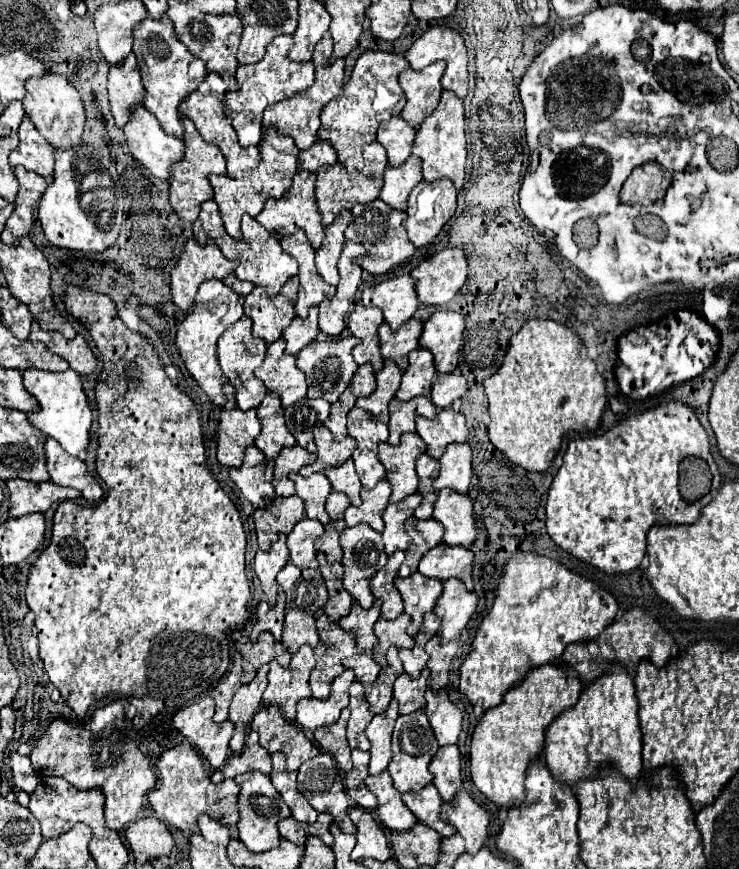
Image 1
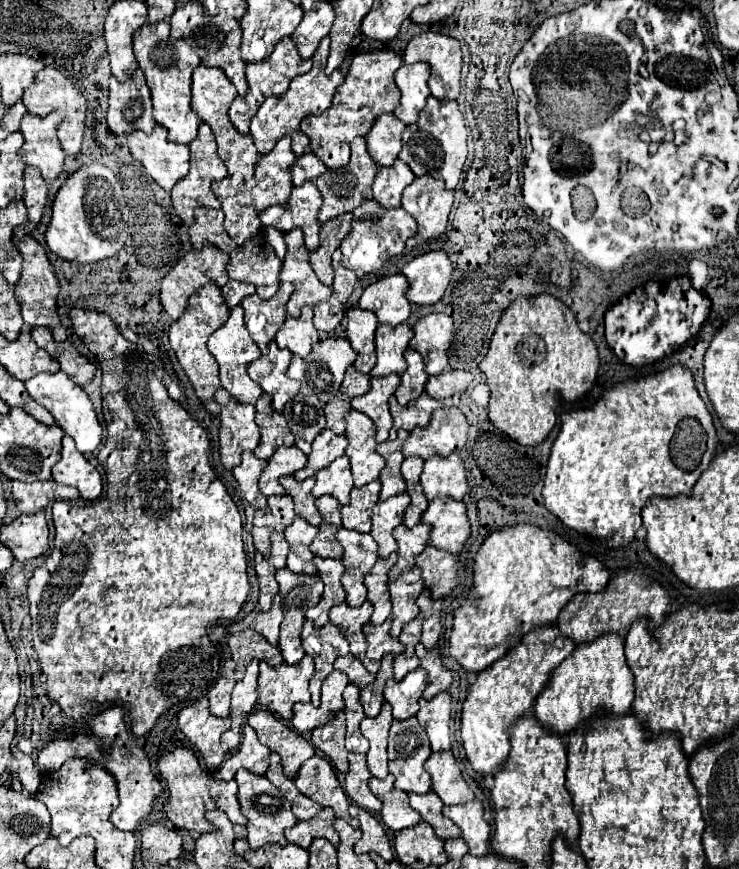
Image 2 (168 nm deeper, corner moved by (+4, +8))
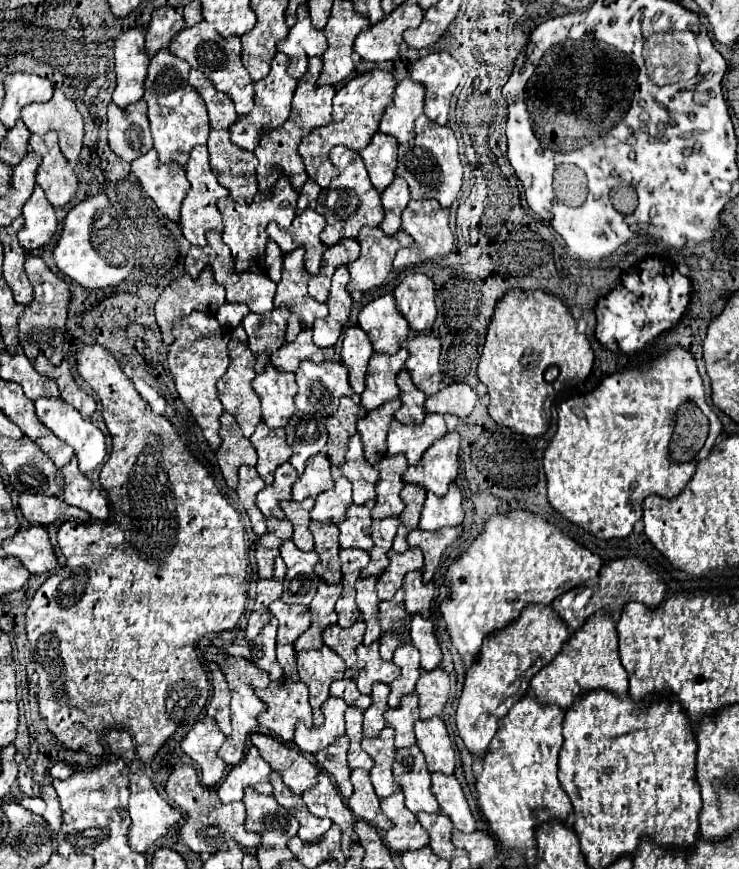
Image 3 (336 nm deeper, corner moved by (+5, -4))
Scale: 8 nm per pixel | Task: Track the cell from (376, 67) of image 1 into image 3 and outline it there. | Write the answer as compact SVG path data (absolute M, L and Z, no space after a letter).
M374 68L374 70L366 72L366 74L360 74L360 76L352 78L346 86L342 86L336 92L332 122L328 126L316 128L308 136L304 136L304 140L300 142L300 148L298 148L298 152L302 156L302 162L306 166L308 178L312 182L326 188L334 180L336 166L330 162L330 150L336 144L344 144L346 148L352 148L352 150L362 150L362 148L368 146L374 132L378 132L380 118L384 116L386 108L392 104L394 88L396 88L394 76L390 72L386 72L386 70Z

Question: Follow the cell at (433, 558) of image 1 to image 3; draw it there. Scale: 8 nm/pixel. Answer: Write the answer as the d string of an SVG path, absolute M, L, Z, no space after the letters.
M422 570L410 572L404 578L404 592L406 592L406 610L410 614L420 614L424 618L430 618L430 606L436 598L436 584L422 580Z

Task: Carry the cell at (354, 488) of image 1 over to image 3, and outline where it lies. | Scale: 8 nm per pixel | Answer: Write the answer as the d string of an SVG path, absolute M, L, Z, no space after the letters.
M340 476L334 482L332 490L316 496L316 504L310 510L310 516L312 520L318 520L318 522L332 520L338 524L340 520L344 520L350 504L352 504L352 484L348 484L348 478Z

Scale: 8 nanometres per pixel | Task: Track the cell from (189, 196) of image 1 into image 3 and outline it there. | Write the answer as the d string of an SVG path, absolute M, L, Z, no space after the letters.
M196 146L190 152L190 160L186 164L186 178L190 182L190 192L186 194L182 202L182 214L180 214L180 228L186 240L194 246L206 246L206 232L208 230L218 230L222 232L222 216L216 208L216 200L222 196L228 196L228 190L216 180L214 172L210 170L208 164L208 148L206 146Z

